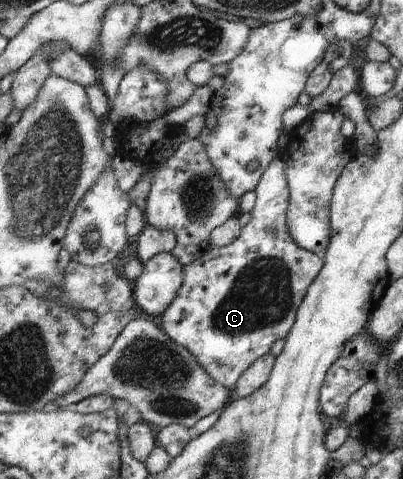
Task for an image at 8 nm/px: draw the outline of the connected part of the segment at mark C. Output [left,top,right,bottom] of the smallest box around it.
[160,156,324,391]

